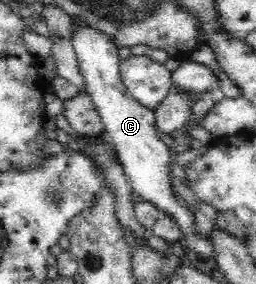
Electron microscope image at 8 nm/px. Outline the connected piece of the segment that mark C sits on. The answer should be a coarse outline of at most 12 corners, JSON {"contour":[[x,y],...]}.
{"contour":[[72,27],[93,101],[131,191],[209,261],[212,239],[174,191],[155,113],[121,80],[118,47]]}

